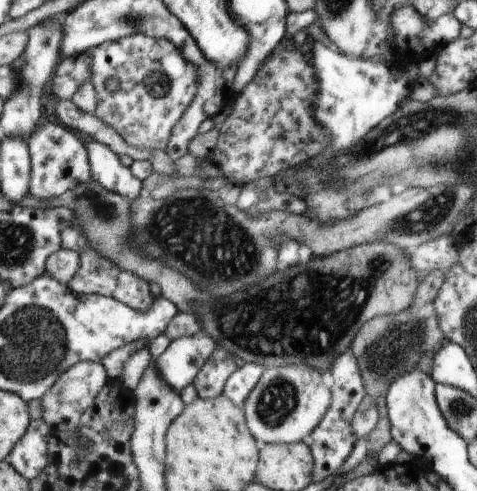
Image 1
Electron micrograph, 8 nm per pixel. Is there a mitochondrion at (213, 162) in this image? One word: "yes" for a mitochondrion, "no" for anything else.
no

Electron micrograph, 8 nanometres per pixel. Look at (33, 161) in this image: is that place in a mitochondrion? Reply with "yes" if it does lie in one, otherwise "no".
no

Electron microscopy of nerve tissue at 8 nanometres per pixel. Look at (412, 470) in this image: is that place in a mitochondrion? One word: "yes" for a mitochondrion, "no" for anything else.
no

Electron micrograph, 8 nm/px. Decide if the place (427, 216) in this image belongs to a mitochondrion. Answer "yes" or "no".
yes

